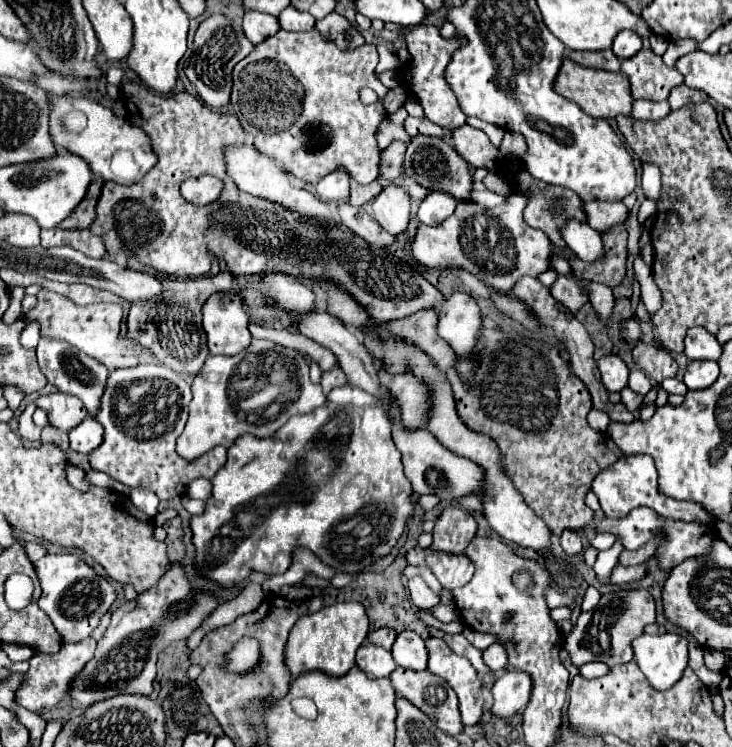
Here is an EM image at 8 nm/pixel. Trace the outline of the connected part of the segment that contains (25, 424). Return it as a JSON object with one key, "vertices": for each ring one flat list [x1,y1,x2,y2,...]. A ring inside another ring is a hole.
{"vertices":[[29,403,19,415,19,435,29,441,39,441,41,437,41,427,37,427,32,419,35,410,35,403]]}

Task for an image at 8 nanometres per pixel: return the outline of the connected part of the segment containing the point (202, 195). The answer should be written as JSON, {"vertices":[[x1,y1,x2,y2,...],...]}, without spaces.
{"vertices":[[211,175,187,179,181,185,183,197,187,201,191,201,193,205,208,205,217,201,220,195,209,195,209,193,221,193,221,189,223,189,223,183,217,177,211,177]]}

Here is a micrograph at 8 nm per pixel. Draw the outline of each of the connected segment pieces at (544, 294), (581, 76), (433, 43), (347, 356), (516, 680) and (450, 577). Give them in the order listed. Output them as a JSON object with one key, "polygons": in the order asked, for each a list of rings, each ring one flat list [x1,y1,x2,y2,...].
{"polygons":[[[521,277,521,279,515,283,513,293,515,293,519,299,523,299,527,305,531,305,531,309,533,309,533,313,539,317,539,321,541,321,547,329,551,329,551,331,555,333,555,337,557,337,561,343,565,343,565,349,567,349,569,361,571,361,571,369,573,369,573,373,585,383,585,387,589,389,589,395,591,395,591,399,593,399,593,409,605,411,605,413,609,413,609,415,619,415,621,411,625,411,627,417,611,417,611,421,631,423,631,421,635,419,633,413,629,413,623,403,611,403,611,401,609,401,607,389,605,389,603,383,601,383,601,375,599,375,597,363,595,363,595,359,593,359,593,343,591,343,591,339,589,339,585,327,575,319,575,315,573,315,569,309,565,309,563,305,559,305,559,301,555,301,555,299,551,297,549,289,547,289,545,285,541,285,539,279,535,279,535,277]],[[569,57,563,59,559,77,555,77,555,93,573,101,591,117,601,117,601,119,613,119,621,113,629,115,631,101,633,101,633,97,629,93,629,81,627,81,627,77,623,77,621,71,611,73,611,71,581,67,581,65,575,65,575,61,571,61]],[[409,27,409,31,407,31,407,49,409,49,413,61,411,61,409,67,403,69,403,75,401,75,401,79,409,85,411,95,421,103,421,107,425,111,425,117,429,121,441,125,441,127,451,129,451,131,465,125,467,117,461,113,453,91,447,87,447,83,443,79,443,73,445,73,447,63,453,57,453,51,461,45,463,45,463,41,457,39,457,37,443,39,439,35,437,27]],[[313,309,311,313,305,313,305,315,297,315,297,313,291,313,289,311,287,317,289,317,291,325,295,325,301,335,305,335,311,341,327,347,335,355,335,359,339,361,339,365,345,371,347,379,351,381,351,385,357,385,357,387,361,387,361,389,365,389,369,393,379,393,379,379,377,379,377,371,373,367,373,359,371,359,369,351,365,349,363,339,357,337,357,331,345,327,337,317,333,317,327,311]],[[507,671,493,685,493,715,511,717,519,713,531,697,531,675,525,671]],[[415,547,407,553,409,565,425,565,433,571,433,575,439,579,443,589,459,589,467,585,475,573,475,567,471,559,467,559,463,553,437,553,433,549,421,549]]]}

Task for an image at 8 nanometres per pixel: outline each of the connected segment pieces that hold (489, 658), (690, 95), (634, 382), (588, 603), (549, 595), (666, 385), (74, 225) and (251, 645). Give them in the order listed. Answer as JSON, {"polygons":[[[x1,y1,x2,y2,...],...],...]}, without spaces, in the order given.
{"polygons":[[[495,643,495,645,491,645,491,647,487,647,485,651,483,651,483,659,485,659,485,665,491,669,491,671,501,671,501,669,505,669,505,665,507,665,507,651,505,651,505,647,501,645,501,643]],[[679,85,675,89,671,89,669,97,667,97,671,109,681,109,683,105,689,105,689,103,697,103,697,101,707,101,707,95,703,91,695,91,695,89,689,89,687,85]],[[635,369,629,375,628,387,631,387,635,393,641,393,645,397,651,391,651,381,639,369]],[[590,586,583,597,581,609,582,611,591,611,597,607,601,598,601,594,592,586]],[[547,591,545,593,545,601,547,601,547,607,549,609,555,609,555,607,563,607,563,605,569,605,571,603,571,597,569,595,561,595,557,591]],[[665,379,663,383,661,383,661,387,667,391,667,393,679,393,679,395,685,395,687,393,687,385,683,383,683,381,679,381,679,379]],[[91,181,87,189,87,197,83,197,83,201,71,213,71,217,67,217,67,221,61,221,57,227,59,229,89,229,91,221,95,221,95,205,101,195,101,185,103,181]],[[241,637,231,649,225,669,229,673,249,673,259,665,259,659,261,659,259,641,255,637]]]}

